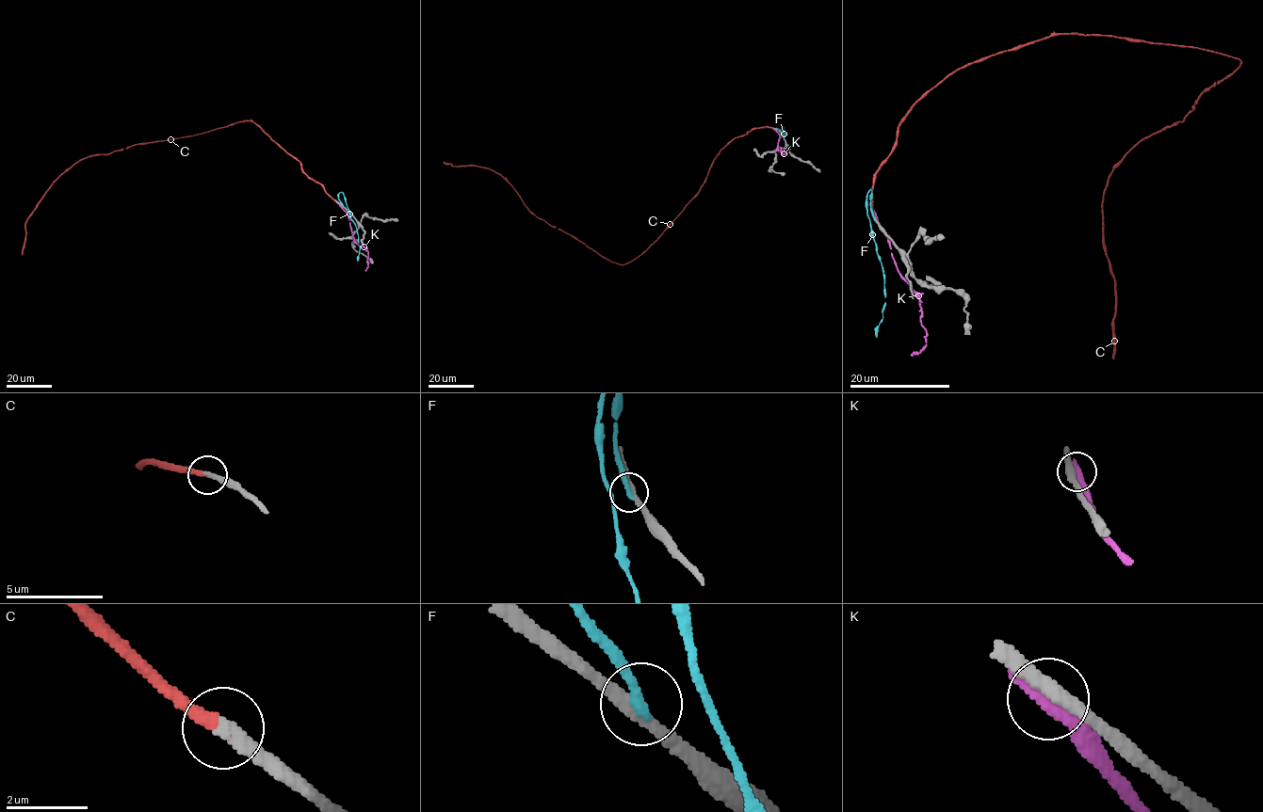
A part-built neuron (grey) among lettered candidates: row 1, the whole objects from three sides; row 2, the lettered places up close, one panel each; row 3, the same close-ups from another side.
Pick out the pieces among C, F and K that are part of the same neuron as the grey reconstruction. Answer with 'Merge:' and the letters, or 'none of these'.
Merge: C

